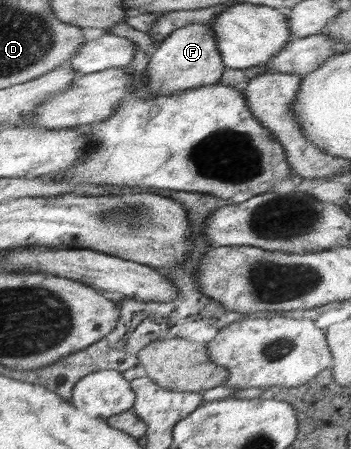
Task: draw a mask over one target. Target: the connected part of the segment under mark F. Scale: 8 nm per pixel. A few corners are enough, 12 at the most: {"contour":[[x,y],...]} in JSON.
{"contour":[[190,21],[150,55],[132,98],[219,83],[209,24]]}

